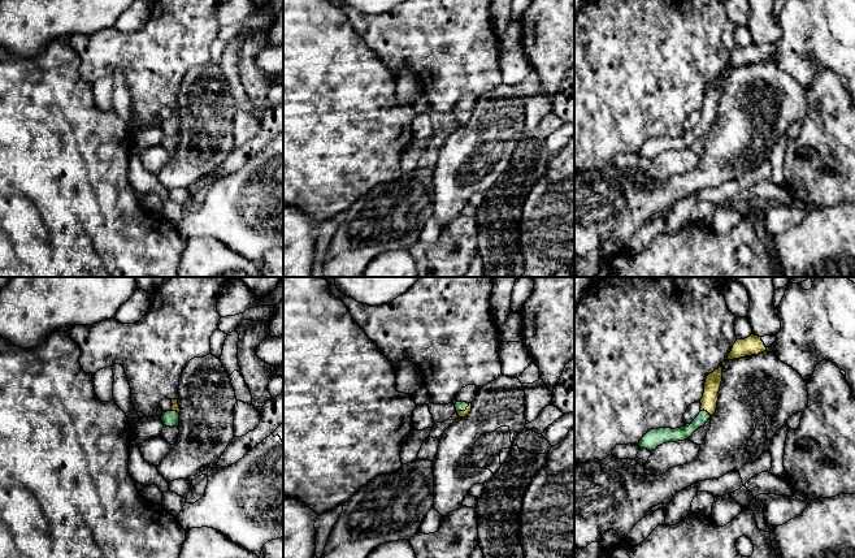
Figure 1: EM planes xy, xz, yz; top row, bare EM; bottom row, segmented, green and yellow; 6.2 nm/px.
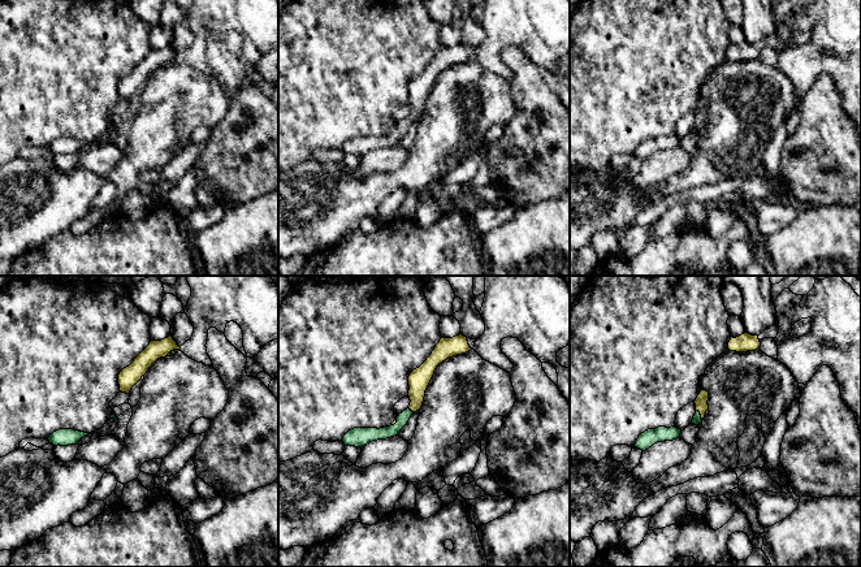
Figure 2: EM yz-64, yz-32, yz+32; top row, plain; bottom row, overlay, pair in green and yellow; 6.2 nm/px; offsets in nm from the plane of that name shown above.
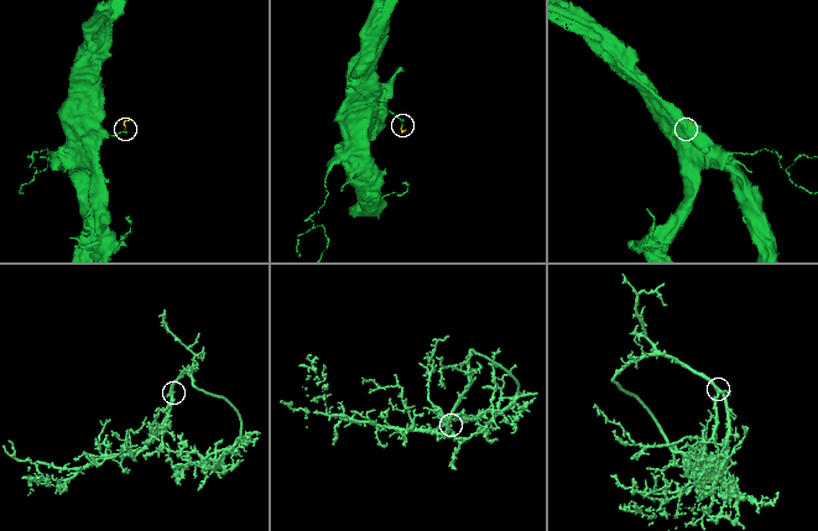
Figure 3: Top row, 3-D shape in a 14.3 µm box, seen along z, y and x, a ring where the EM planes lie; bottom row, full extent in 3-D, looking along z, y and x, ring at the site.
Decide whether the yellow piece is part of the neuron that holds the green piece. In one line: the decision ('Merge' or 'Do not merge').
Merge

